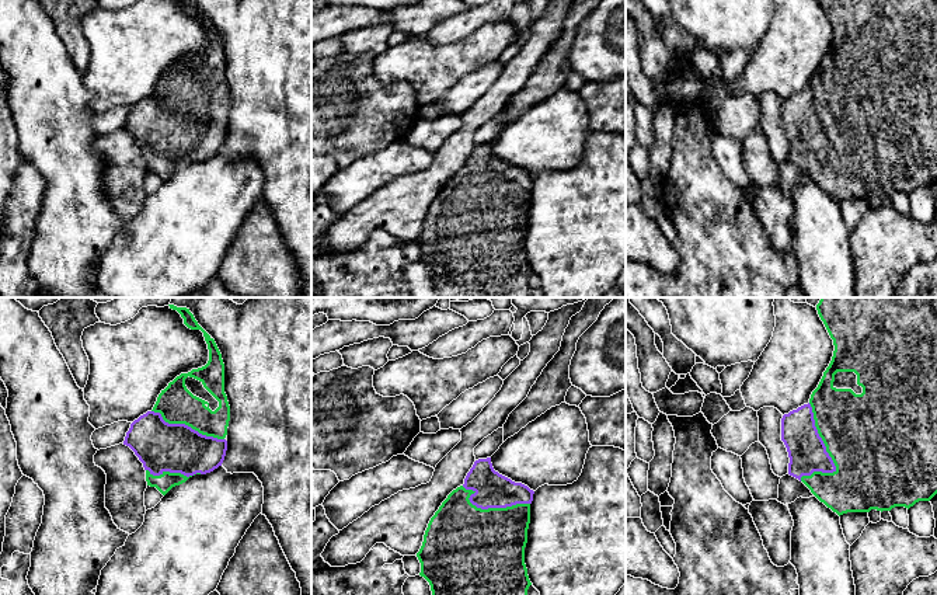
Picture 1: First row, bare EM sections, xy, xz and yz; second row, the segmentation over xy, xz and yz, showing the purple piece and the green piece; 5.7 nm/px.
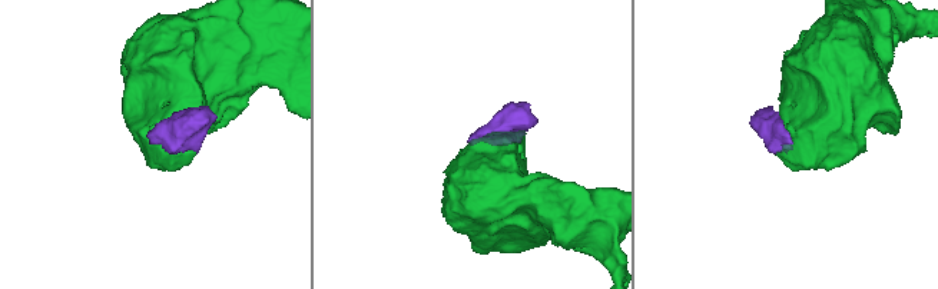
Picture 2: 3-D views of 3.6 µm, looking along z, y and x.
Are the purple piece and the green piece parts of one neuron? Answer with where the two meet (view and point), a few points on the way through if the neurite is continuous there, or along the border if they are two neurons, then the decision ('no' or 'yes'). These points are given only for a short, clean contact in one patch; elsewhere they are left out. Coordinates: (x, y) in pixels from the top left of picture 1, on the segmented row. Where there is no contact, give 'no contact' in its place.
meets purple in yz at (828, 455); yes

